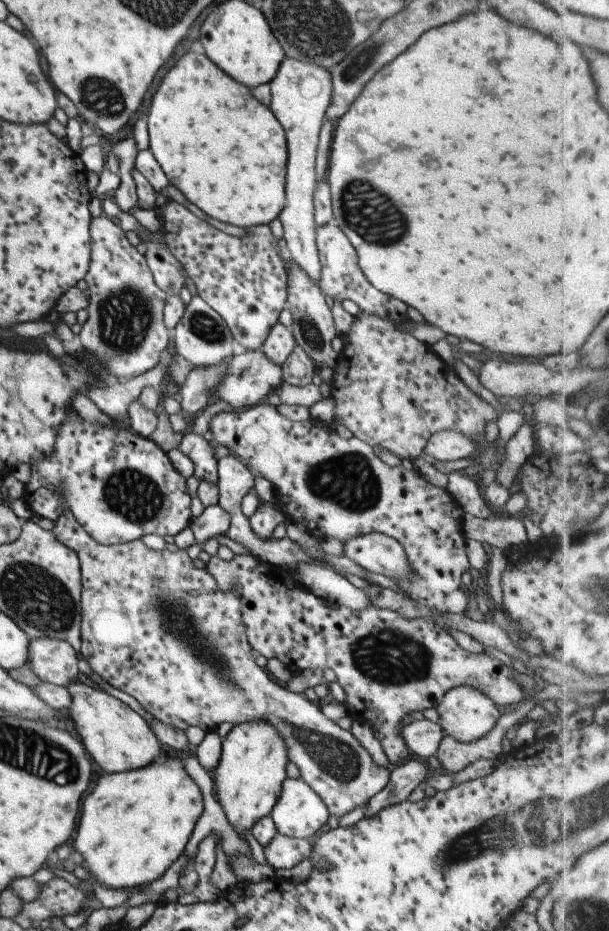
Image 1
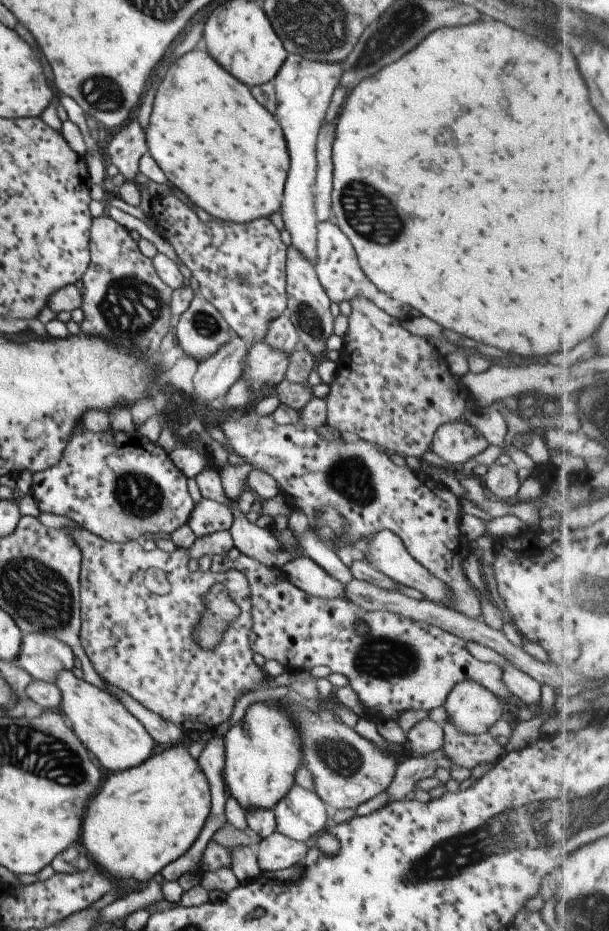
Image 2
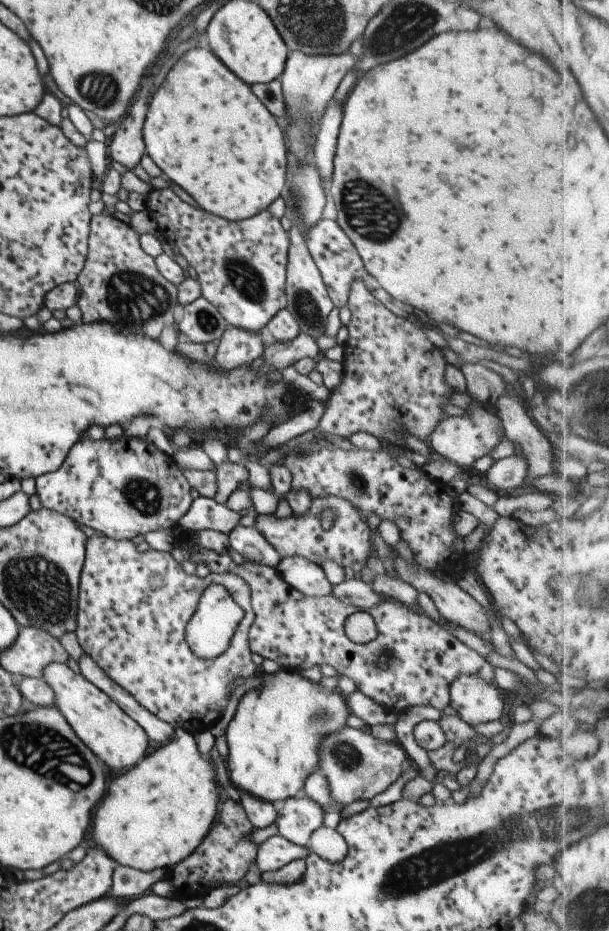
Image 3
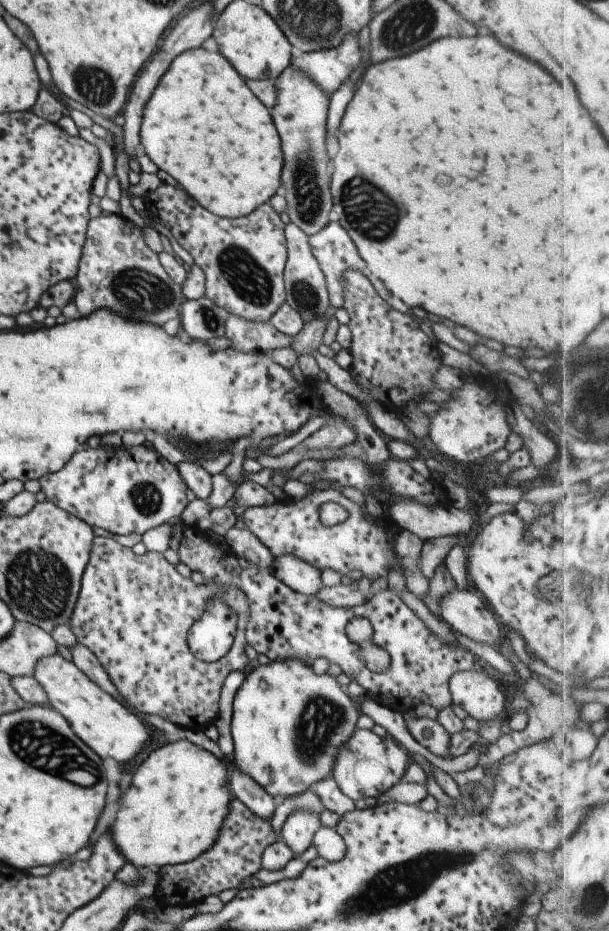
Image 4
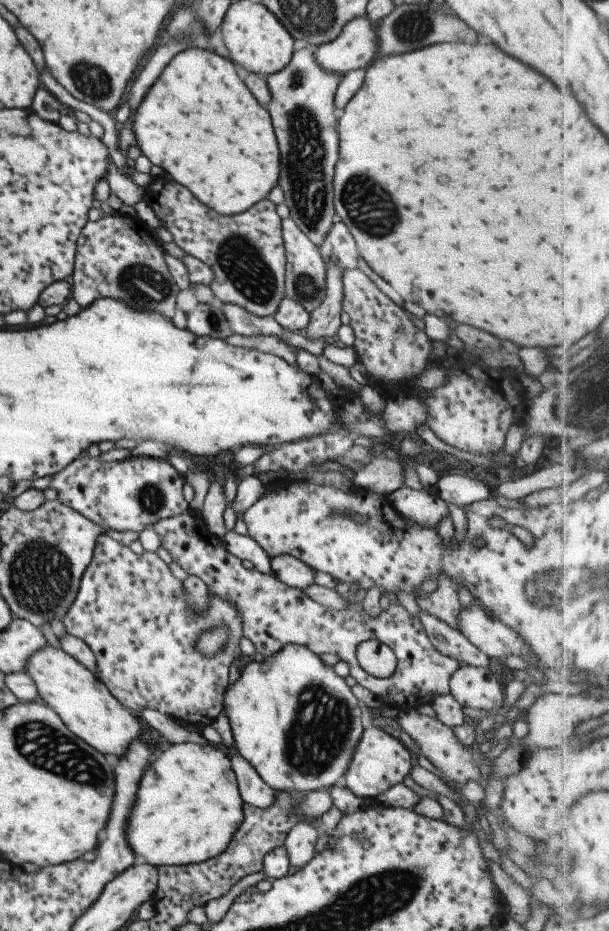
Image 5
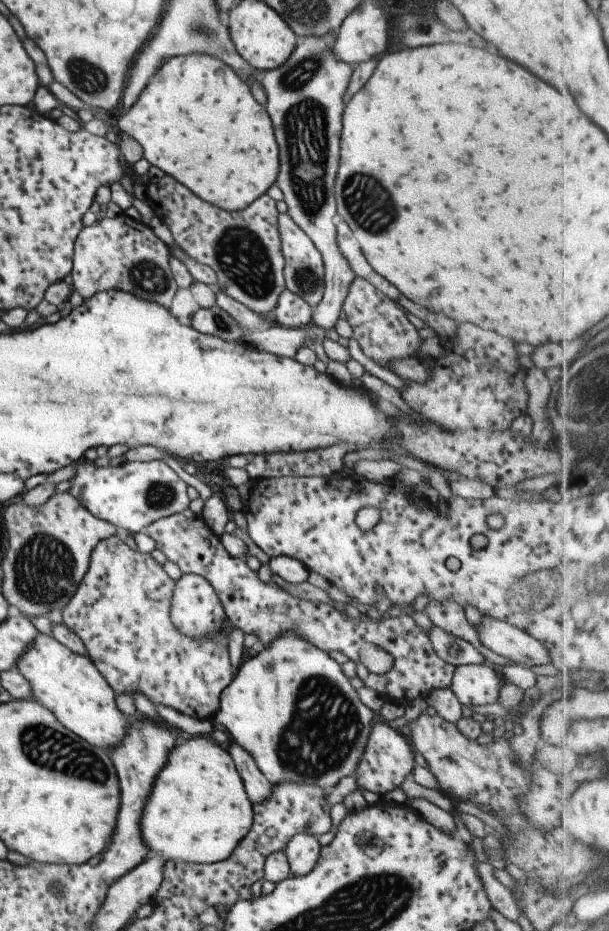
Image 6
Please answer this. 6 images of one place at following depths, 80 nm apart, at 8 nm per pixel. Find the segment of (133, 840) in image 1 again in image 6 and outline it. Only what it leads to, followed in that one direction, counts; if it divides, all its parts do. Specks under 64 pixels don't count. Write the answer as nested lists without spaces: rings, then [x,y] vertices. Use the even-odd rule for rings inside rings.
[[[196,735],[194,738],[185,740],[183,744],[174,746],[170,753],[167,755],[166,763],[163,768],[158,772],[152,789],[148,794],[149,800],[146,800],[143,807],[142,816],[140,817],[140,832],[142,834],[142,841],[148,846],[148,849],[152,854],[157,857],[163,857],[167,861],[183,861],[190,863],[216,863],[217,861],[225,860],[235,847],[239,844],[239,841],[248,833],[248,830],[252,825],[252,802],[248,800],[247,793],[243,788],[241,777],[233,764],[233,759],[229,756],[229,753],[225,745],[219,745],[209,735]]]

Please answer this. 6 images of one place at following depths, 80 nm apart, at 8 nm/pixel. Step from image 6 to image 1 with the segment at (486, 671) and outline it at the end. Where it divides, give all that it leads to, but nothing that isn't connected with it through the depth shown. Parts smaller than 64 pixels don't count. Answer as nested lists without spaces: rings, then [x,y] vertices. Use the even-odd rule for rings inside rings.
[[[469,685],[449,689],[442,696],[442,701],[439,702],[435,709],[438,713],[436,722],[442,728],[443,734],[452,736],[460,743],[468,743],[487,734],[500,715],[496,704],[486,694]]]

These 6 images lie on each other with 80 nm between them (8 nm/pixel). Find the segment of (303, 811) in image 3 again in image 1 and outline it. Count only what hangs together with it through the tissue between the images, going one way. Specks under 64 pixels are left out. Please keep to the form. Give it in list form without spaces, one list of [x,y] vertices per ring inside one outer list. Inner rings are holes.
[[[301,779],[282,782],[277,802],[270,812],[276,832],[286,837],[309,839],[326,828],[328,810],[319,795]]]

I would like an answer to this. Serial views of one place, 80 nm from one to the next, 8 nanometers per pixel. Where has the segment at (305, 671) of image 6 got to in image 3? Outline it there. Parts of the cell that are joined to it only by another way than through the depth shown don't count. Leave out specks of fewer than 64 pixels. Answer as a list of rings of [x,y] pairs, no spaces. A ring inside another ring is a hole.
[[[282,667],[273,673],[260,670],[256,675],[260,677],[261,684],[257,688],[247,690],[239,698],[235,713],[224,732],[228,744],[225,765],[231,785],[236,790],[247,791],[275,805],[302,792],[305,778],[312,772],[317,772],[320,763],[318,750],[322,738],[347,727],[345,718],[350,714],[345,696],[341,692],[323,689],[319,682],[309,681],[299,673]]]

